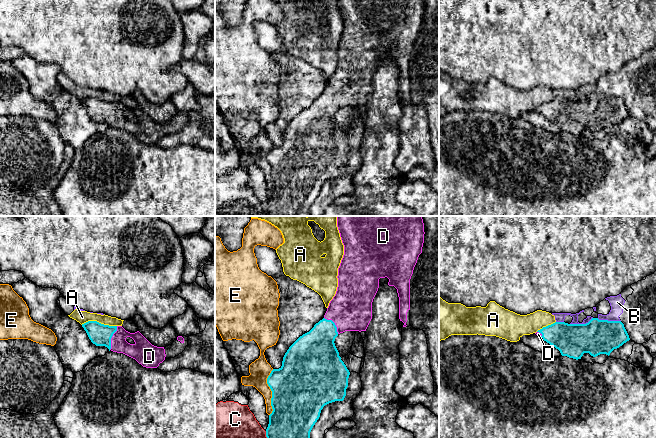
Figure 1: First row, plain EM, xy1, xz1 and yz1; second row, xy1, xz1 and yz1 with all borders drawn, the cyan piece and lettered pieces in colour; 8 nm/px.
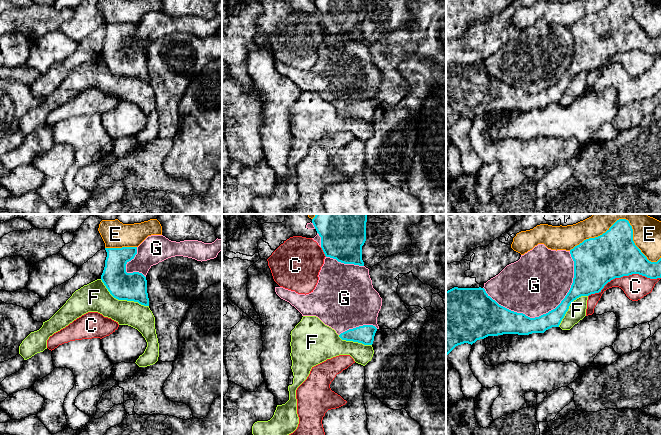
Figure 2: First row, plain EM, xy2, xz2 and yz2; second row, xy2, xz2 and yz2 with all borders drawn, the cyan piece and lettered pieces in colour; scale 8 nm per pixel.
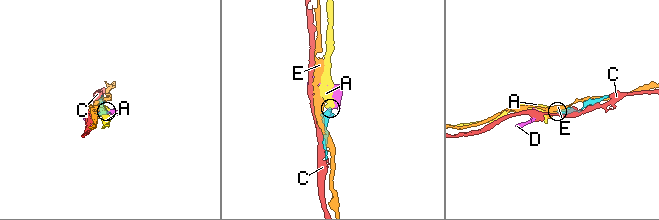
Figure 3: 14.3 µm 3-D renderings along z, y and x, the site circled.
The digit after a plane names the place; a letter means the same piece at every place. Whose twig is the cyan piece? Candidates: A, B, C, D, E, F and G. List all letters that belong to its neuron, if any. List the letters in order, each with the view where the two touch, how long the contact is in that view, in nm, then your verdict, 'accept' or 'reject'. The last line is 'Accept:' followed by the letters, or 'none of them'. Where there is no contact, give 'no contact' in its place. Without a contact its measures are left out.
A: contact in xy1; length 280 nm; reject
B: contact in yz1; length 190 nm; reject
C: contact in yz2; length 600 nm; reject
D: contact in xy1; length 200 nm; accept
E: contact in yz2; length 750 nm; reject
F: contact in xy2; length 440 nm; reject
G: contact in yz2; length 750 nm; reject
Accept: D

